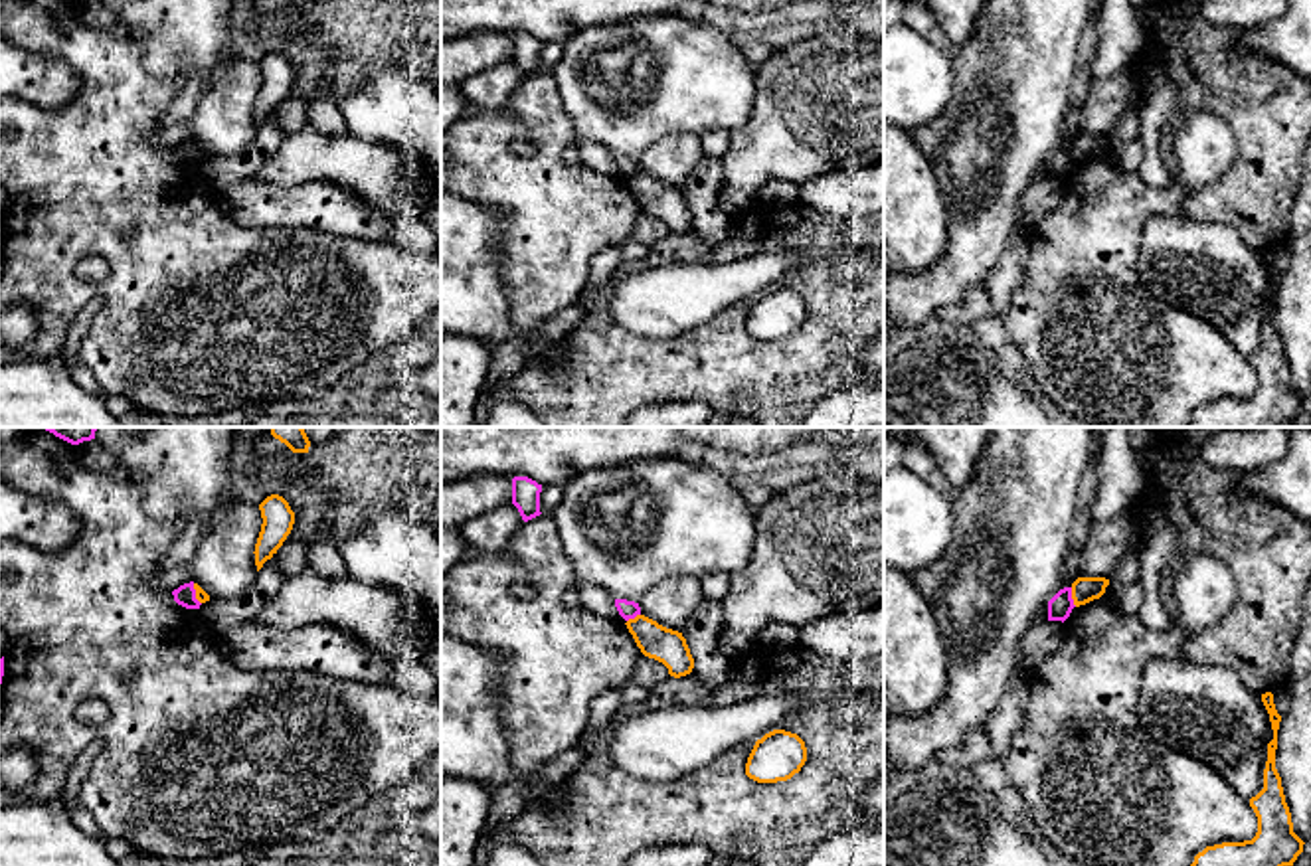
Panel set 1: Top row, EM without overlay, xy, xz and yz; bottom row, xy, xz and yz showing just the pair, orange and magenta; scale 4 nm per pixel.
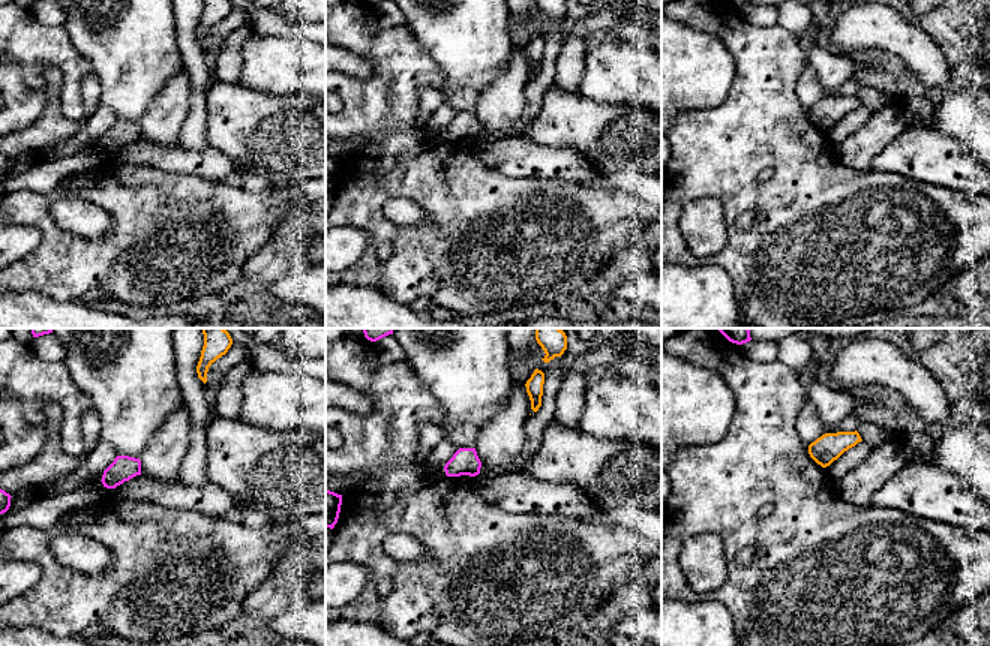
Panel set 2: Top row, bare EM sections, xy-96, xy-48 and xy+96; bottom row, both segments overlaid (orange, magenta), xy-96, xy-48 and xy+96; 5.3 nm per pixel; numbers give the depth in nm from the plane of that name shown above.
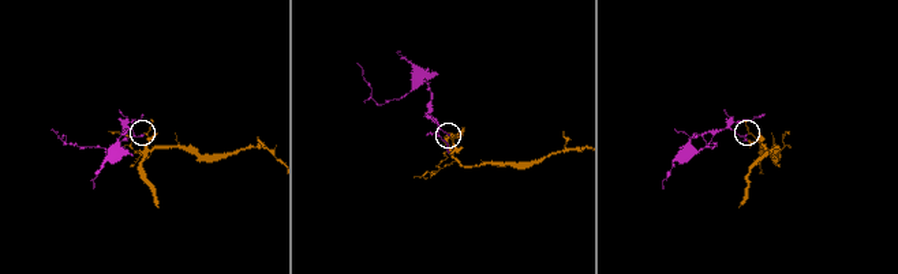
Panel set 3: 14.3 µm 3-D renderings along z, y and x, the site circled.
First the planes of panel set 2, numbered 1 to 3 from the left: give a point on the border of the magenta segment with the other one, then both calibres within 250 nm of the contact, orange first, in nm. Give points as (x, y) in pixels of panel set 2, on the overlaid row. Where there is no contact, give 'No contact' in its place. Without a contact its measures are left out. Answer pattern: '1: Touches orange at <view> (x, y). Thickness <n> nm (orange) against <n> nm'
1: No contact
2: No contact
3: No contact

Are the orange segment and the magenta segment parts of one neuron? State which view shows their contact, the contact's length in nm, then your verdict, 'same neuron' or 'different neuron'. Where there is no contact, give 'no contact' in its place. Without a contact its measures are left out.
meets orange in yz; contact 80 nm long; different neuron

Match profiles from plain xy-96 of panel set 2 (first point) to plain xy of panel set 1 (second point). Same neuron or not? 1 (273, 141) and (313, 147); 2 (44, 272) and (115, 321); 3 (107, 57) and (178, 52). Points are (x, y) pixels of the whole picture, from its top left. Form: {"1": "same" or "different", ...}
{"1": "same", "2": "same", "3": "same"}

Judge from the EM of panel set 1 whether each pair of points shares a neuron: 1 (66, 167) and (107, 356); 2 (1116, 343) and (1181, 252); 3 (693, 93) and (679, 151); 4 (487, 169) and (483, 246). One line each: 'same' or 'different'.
1: same
2: different
3: different
4: different

